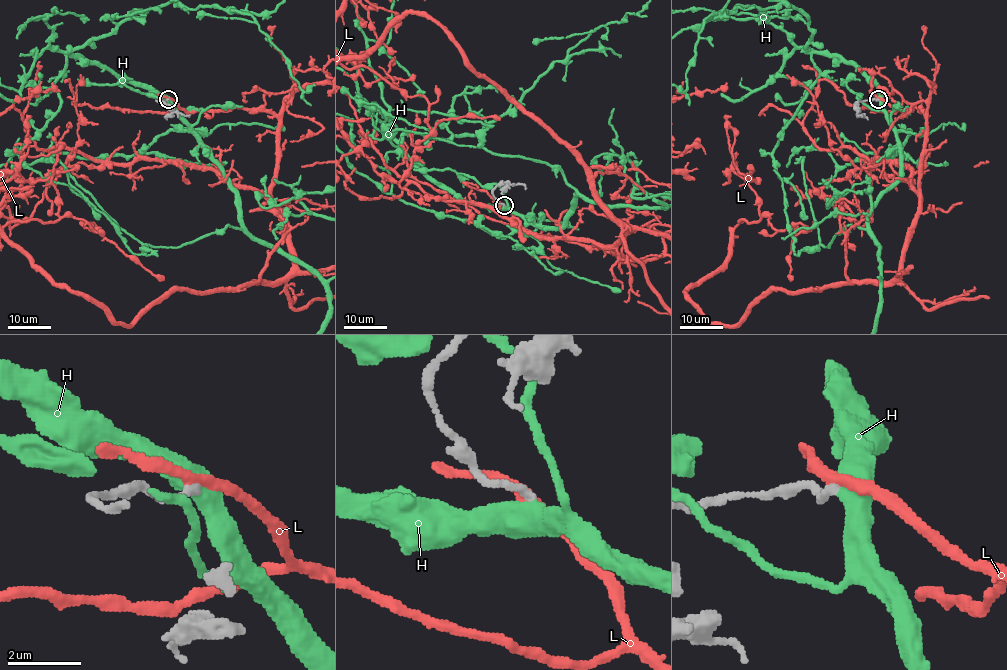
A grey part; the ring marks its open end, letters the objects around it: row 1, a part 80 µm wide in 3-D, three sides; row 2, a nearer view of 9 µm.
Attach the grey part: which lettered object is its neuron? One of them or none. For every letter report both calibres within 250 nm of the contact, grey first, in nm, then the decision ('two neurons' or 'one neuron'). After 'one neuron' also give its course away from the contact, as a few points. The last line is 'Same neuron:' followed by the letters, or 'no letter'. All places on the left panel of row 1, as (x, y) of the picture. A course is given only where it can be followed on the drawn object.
H: 220/550 nm | two neurons
L: 240/300 nm | two neurons
Same neuron: no letter

